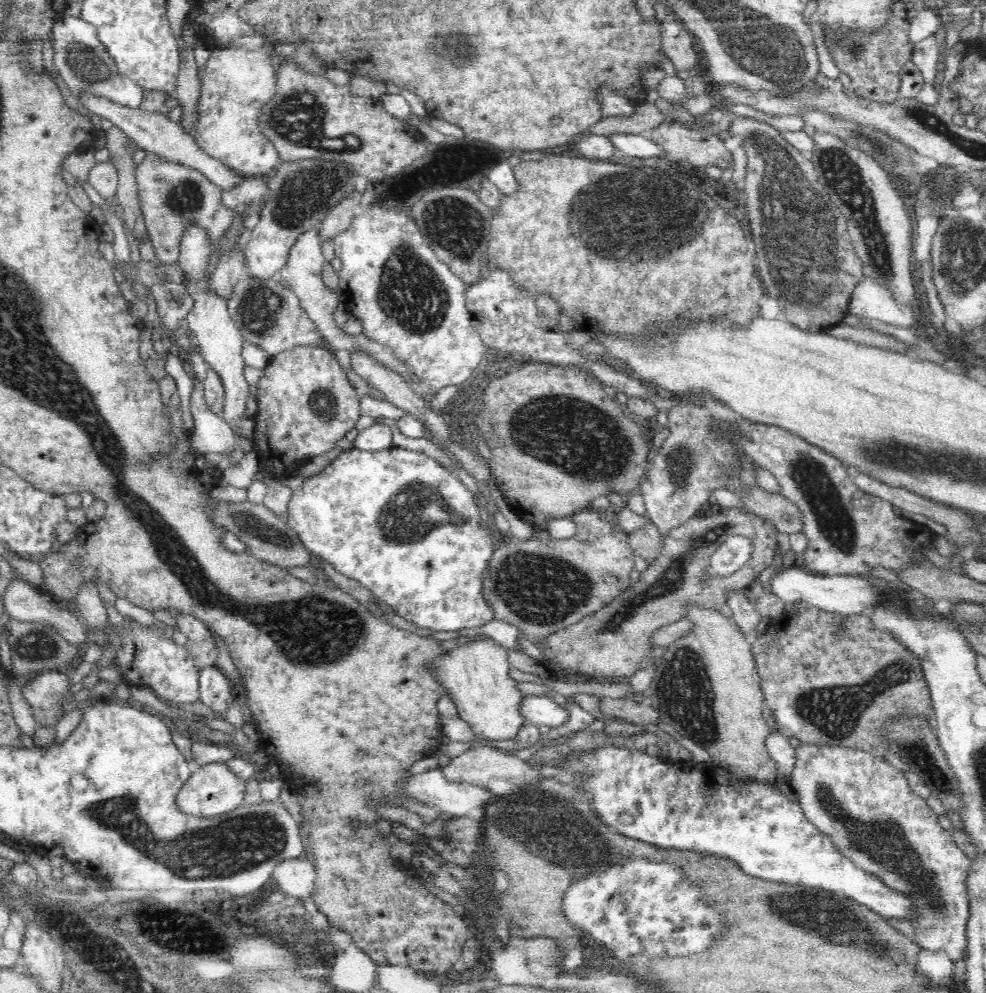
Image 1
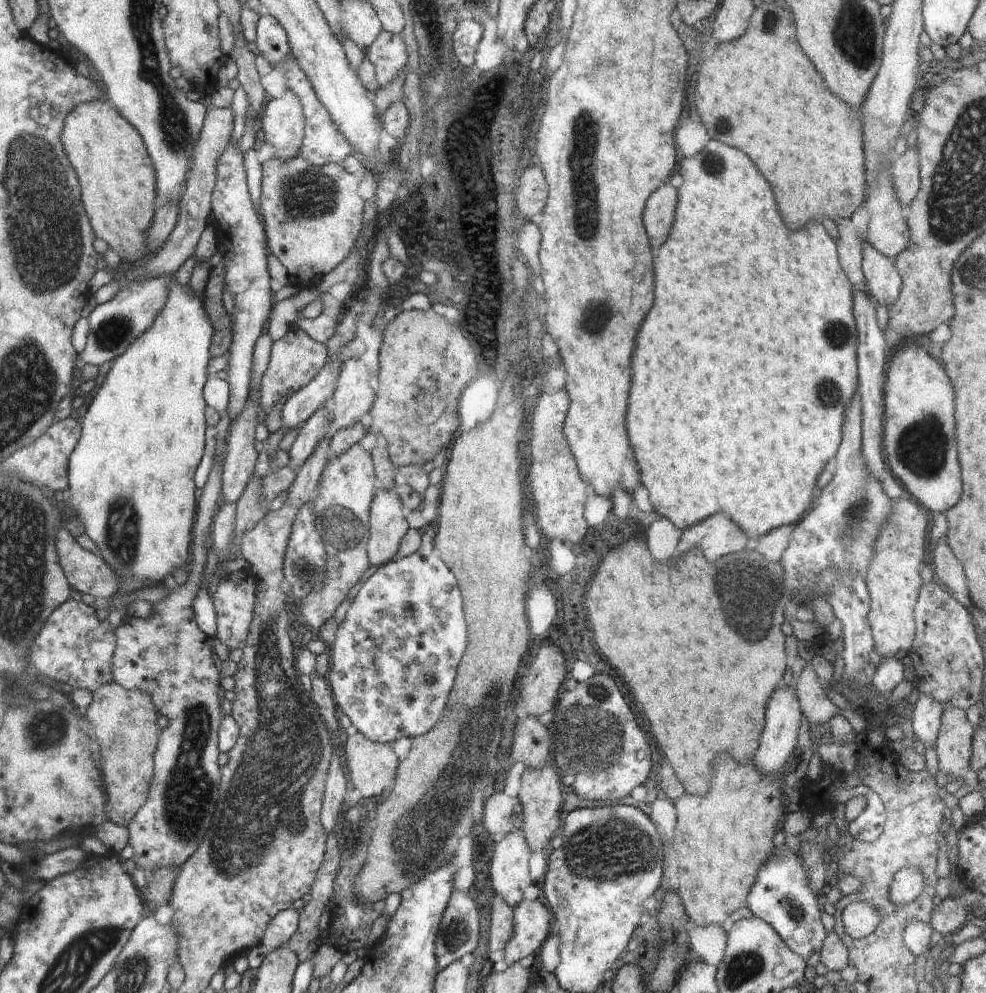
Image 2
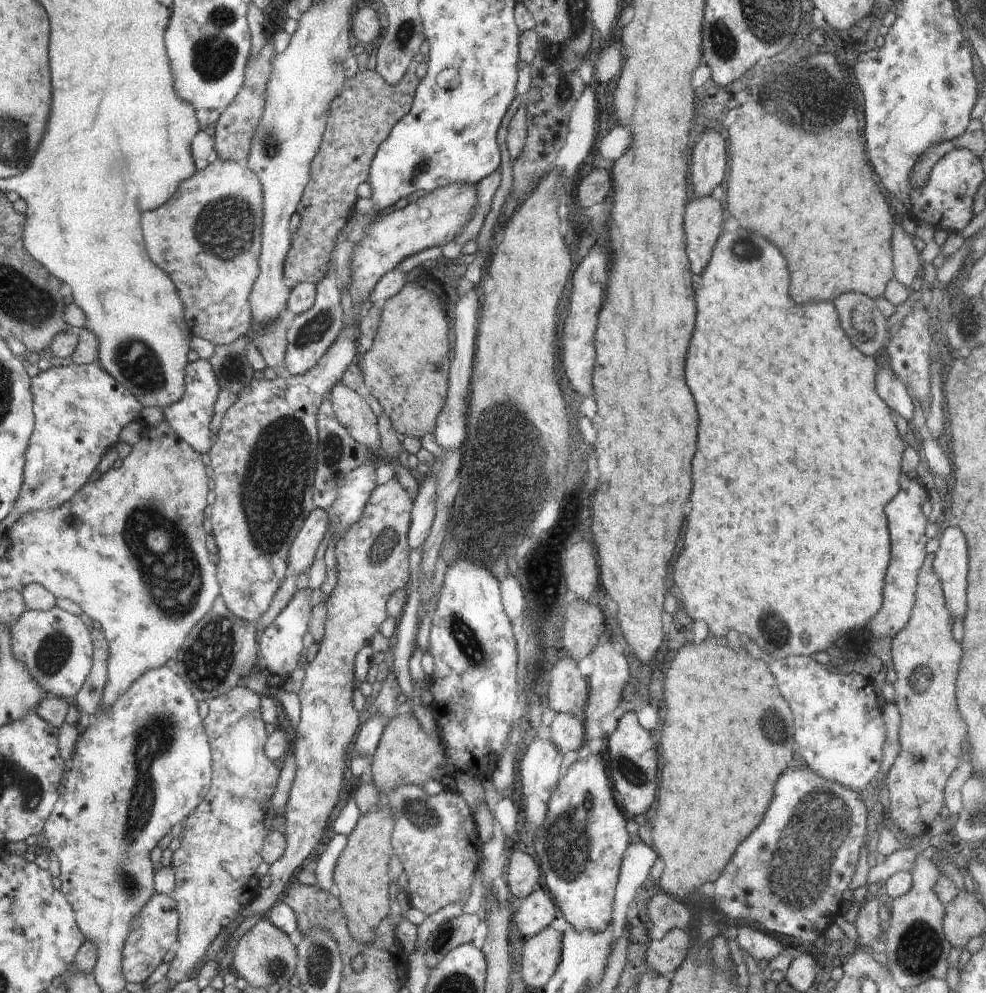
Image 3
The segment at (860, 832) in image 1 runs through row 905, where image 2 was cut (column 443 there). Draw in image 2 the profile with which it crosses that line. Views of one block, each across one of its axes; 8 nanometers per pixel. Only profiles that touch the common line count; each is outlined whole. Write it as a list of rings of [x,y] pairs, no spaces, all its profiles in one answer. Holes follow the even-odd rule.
[[[453,891],[435,940],[438,970],[459,961],[478,946],[480,912],[467,892]]]

